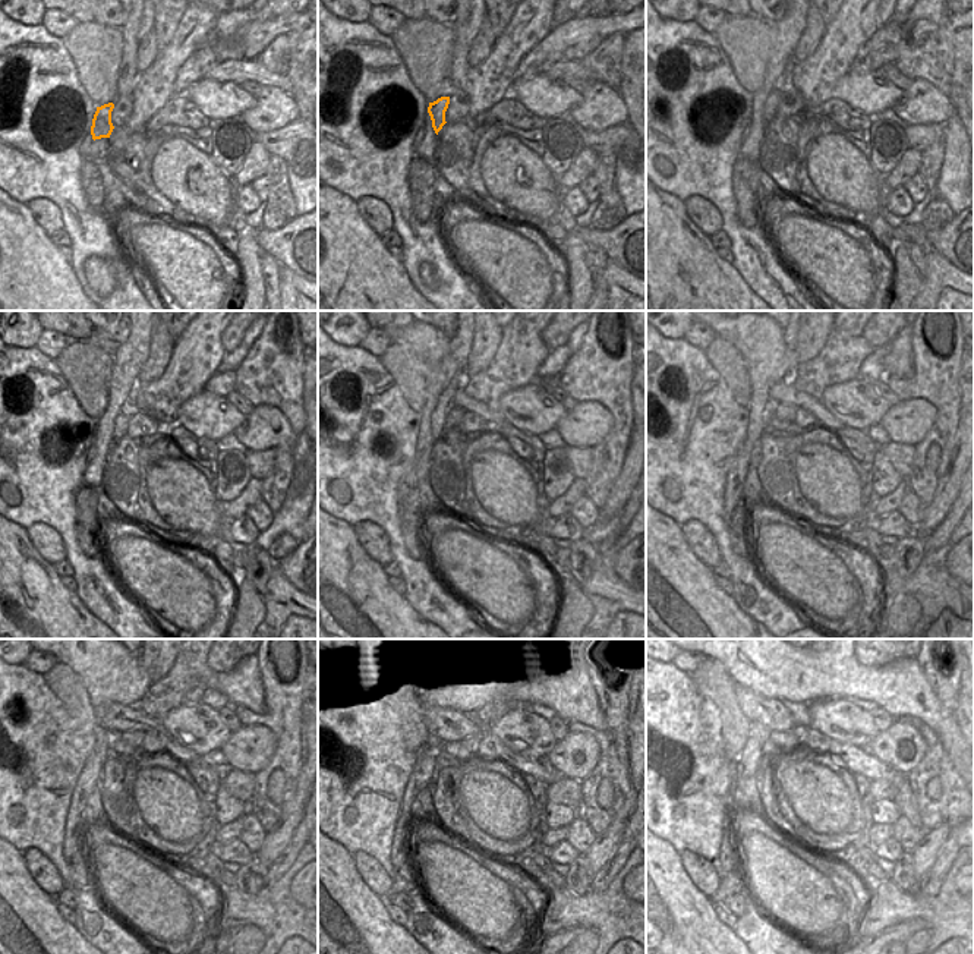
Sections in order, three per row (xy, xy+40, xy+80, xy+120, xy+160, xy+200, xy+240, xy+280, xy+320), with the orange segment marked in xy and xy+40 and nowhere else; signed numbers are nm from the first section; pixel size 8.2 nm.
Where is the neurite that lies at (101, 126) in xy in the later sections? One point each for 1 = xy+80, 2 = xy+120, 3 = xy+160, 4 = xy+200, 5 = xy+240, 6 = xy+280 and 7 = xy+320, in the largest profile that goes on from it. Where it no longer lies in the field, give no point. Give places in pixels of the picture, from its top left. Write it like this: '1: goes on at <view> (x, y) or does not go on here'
1: goes on at xy+80 (771, 106)
2: goes on at xy+120 (122, 421)
3: goes on at xy+160 (454, 415)
4: goes on at xy+200 (784, 418)
5: goes on at xy+240 (129, 745)
6: goes on at xy+280 (467, 748)
7: goes on at xy+320 (785, 740)

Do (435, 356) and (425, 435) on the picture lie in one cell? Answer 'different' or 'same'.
same

